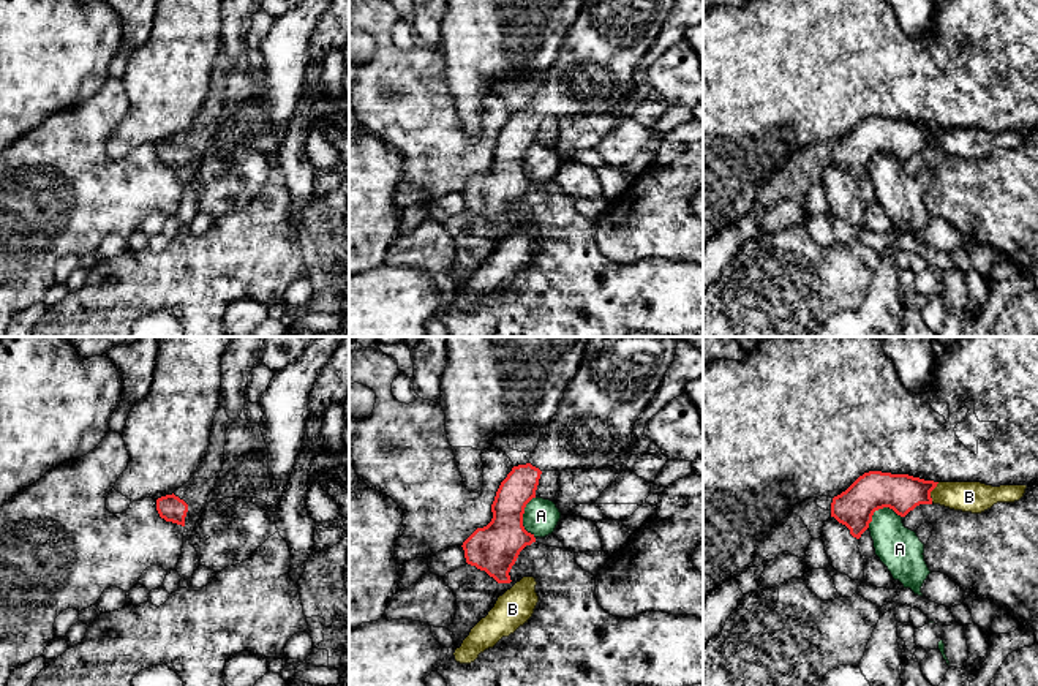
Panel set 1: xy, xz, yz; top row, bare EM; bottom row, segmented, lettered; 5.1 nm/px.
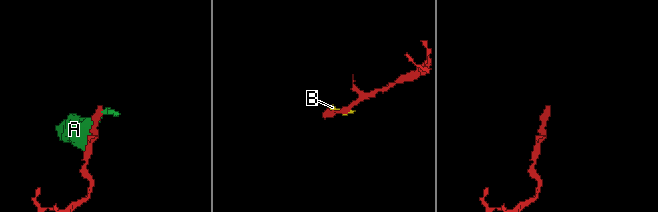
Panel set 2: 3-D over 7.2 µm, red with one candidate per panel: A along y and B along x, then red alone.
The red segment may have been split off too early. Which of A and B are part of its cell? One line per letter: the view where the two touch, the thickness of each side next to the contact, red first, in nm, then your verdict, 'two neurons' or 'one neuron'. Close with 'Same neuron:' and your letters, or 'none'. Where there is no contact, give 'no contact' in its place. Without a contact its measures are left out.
A: meets red in xz; 240 nm thick on the red side, 180 nm on the other; two neurons
B: meets red in yz; 190 nm thick on the red side, 160 nm on the other; two neurons
Same neuron: none

